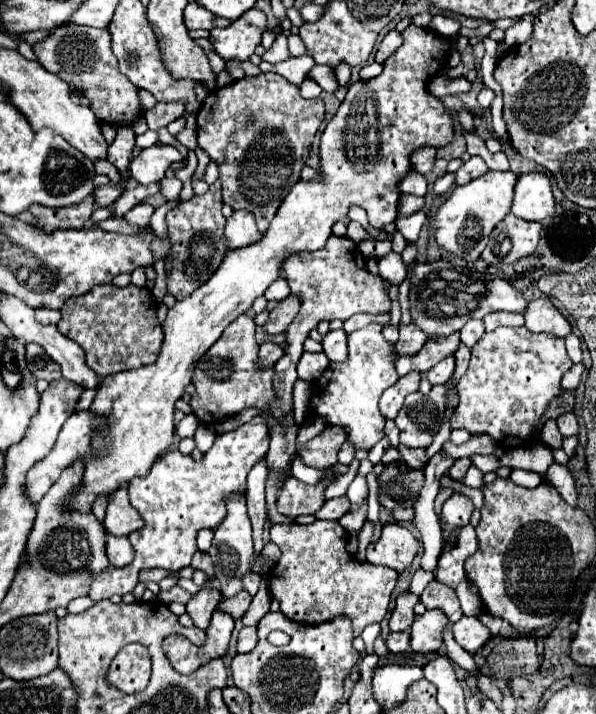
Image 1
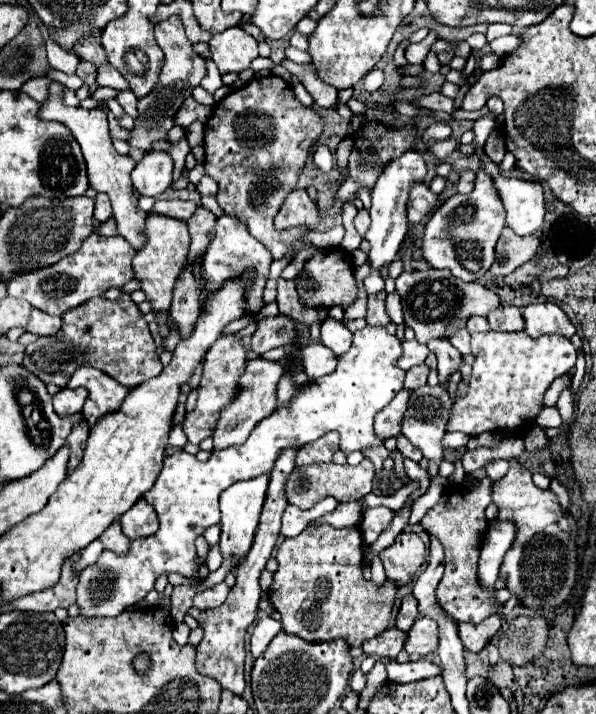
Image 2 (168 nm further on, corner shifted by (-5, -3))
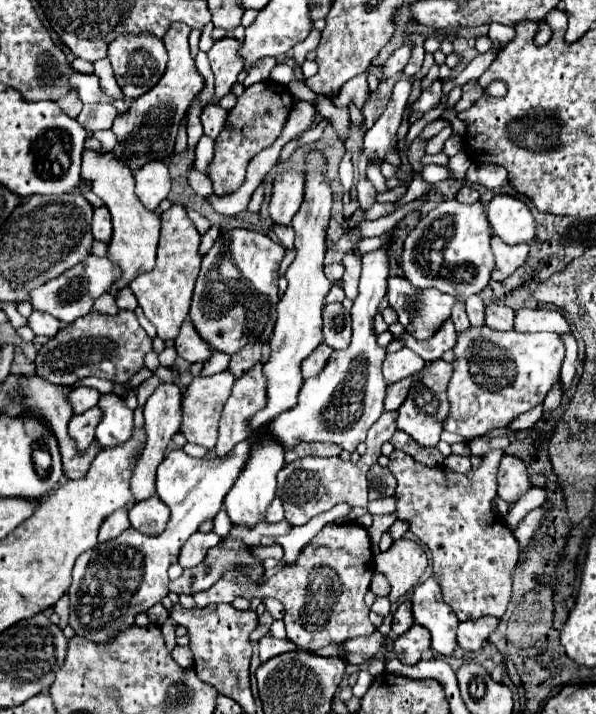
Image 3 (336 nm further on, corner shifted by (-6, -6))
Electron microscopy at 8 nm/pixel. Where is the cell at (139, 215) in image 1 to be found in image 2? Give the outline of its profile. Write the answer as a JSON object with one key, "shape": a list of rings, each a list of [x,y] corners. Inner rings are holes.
{"shape":[[[157,200],[149,214],[161,214],[171,216],[177,220],[189,220],[191,214],[197,210],[197,204],[191,200]]]}

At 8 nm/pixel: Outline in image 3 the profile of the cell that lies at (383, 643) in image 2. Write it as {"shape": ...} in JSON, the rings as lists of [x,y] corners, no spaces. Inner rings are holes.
{"shape":[[[374,631],[368,637],[346,639],[346,643],[342,643],[340,657],[352,665],[364,665],[384,649],[384,643],[386,641],[384,641],[384,635],[380,631]]]}

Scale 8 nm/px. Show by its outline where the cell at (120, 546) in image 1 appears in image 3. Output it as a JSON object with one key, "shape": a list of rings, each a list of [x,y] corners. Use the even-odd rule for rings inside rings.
{"shape":[[[116,509],[114,513],[110,513],[102,525],[100,525],[100,533],[98,533],[98,541],[106,543],[106,541],[112,541],[116,539],[124,529],[130,527],[130,521],[128,521],[128,509]]]}

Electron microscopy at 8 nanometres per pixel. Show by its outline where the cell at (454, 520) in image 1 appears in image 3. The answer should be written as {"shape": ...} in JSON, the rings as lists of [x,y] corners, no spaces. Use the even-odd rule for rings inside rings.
{"shape":[[[394,449],[390,455],[388,469],[398,481],[394,499],[396,499],[396,511],[394,515],[410,525],[410,531],[420,539],[432,553],[432,567],[434,567],[434,577],[442,589],[444,601],[452,607],[456,617],[460,621],[470,621],[470,619],[480,619],[486,615],[502,619],[510,601],[510,591],[512,591],[512,569],[518,563],[519,551],[518,543],[514,533],[506,527],[504,517],[496,515],[492,511],[492,501],[496,499],[496,473],[498,473],[498,463],[502,459],[504,451],[494,449],[488,451],[482,457],[482,463],[478,469],[472,469],[468,475],[450,471],[448,467],[424,467],[416,459],[412,459],[408,453]]]}

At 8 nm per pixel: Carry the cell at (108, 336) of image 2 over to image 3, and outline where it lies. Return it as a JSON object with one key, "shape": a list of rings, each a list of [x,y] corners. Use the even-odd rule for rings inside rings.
{"shape":[[[120,311],[114,317],[88,313],[66,329],[60,329],[58,335],[40,347],[36,357],[36,373],[50,383],[72,387],[84,377],[100,377],[112,383],[124,385],[134,377],[134,373],[144,365],[144,355],[152,351],[152,339],[140,327],[132,311]]]}

